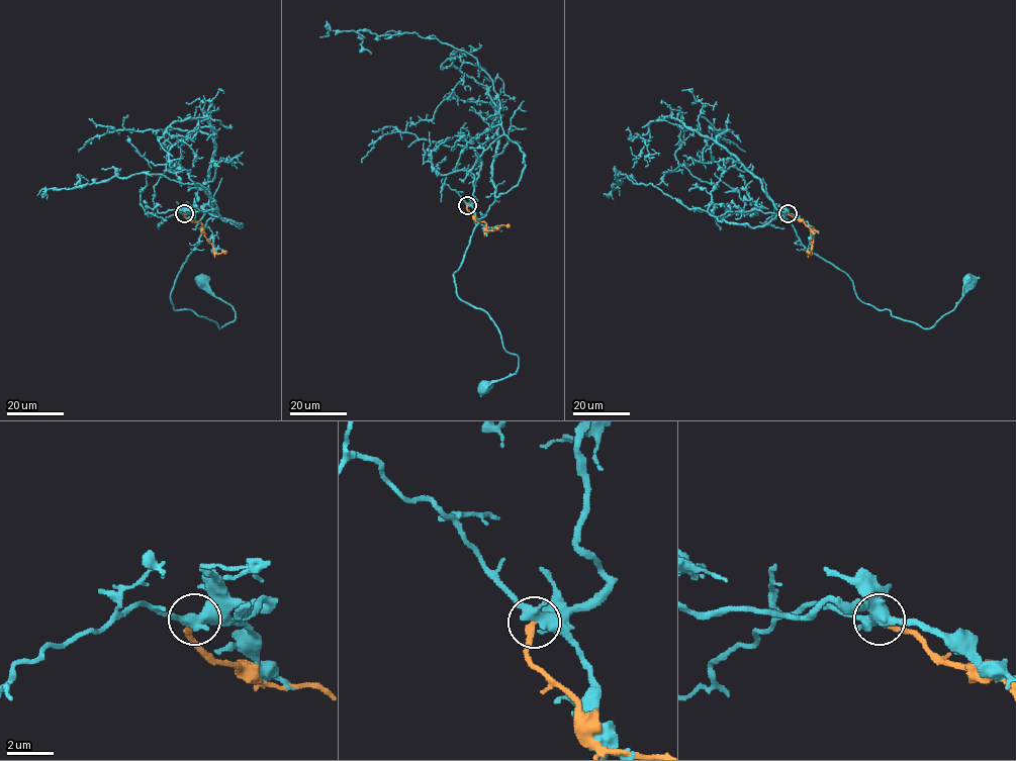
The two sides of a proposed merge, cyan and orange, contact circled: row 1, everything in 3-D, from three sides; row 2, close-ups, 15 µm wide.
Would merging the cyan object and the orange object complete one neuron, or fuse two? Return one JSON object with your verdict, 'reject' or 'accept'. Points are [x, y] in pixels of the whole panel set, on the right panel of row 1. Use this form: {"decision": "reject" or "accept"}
{"decision": "reject"}

